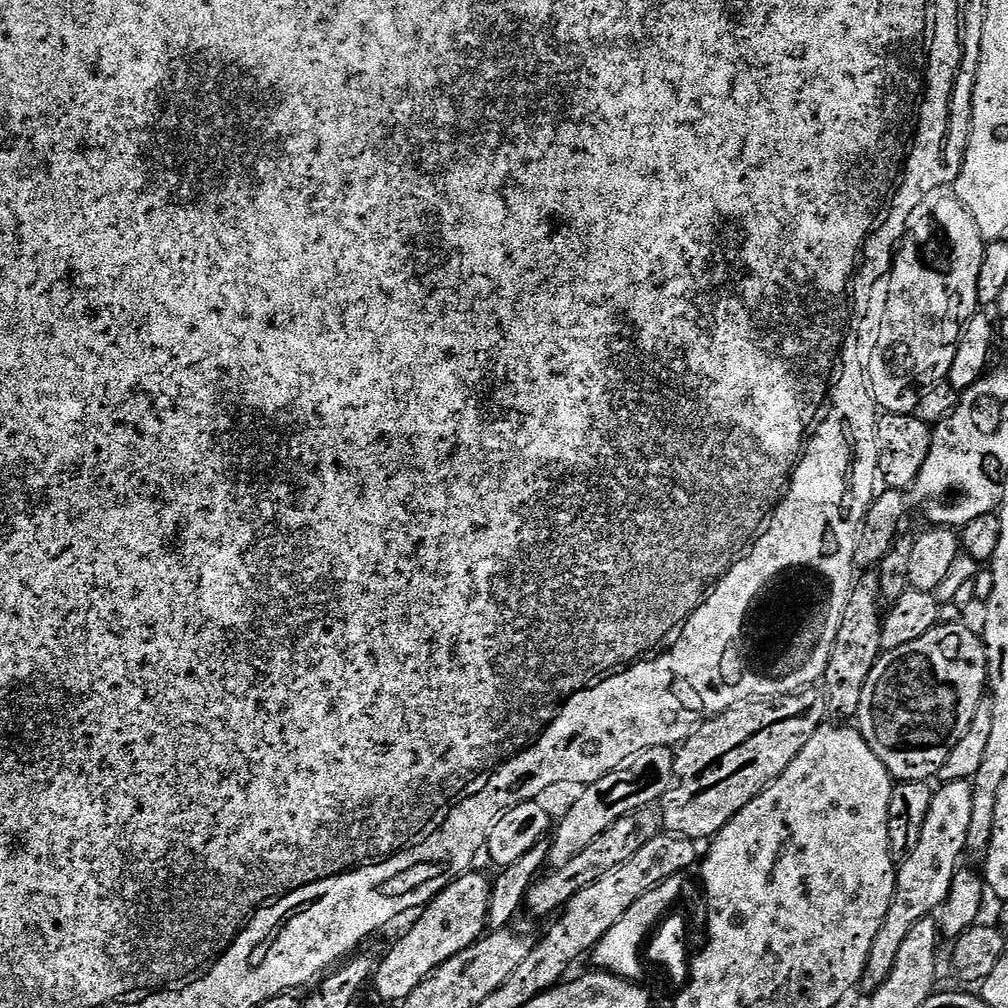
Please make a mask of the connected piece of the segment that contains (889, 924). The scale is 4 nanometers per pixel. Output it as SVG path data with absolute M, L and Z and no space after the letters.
M966 780L941 783L939 787L932 793L930 811L926 813L926 822L922 826L918 846L914 846L914 854L899 861L896 870L896 893L890 902L890 910L886 910L886 922L882 922L878 938L874 938L870 958L859 983L861 989L865 988L865 993L877 992L886 982L886 978L890 978L890 970L894 970L894 958L898 958L902 941L906 939L906 934L910 934L913 926L922 922L922 918L943 909L950 894L950 886L961 867L960 859L966 856L970 817L974 811L973 787Z

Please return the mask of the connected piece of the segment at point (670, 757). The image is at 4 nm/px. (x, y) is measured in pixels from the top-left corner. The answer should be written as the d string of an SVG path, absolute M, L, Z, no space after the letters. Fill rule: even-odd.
M671 747L651 748L624 761L619 768L605 774L598 782L587 785L581 791L584 793L569 806L568 813L561 820L559 817L555 825L548 850L547 867L553 869L566 866L570 858L586 850L586 846L590 846L596 836L601 836L610 826L614 826L614 822L626 818L639 808L663 801L664 795L676 779L675 765L676 758Z

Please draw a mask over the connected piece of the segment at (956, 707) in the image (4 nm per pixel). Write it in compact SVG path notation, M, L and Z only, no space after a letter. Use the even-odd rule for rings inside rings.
M941 622L931 628L922 638L914 638L898 650L881 651L870 678L866 678L862 690L862 702L855 719L862 738L878 754L882 766L886 766L893 781L905 780L931 781L942 770L946 758L962 742L974 722L974 714L985 699L988 688L988 651L983 639L976 636L964 624Z

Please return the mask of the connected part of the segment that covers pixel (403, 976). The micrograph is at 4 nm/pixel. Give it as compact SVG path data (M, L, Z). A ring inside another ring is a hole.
M469 870L453 884L443 888L429 904L425 904L415 917L417 920L413 922L412 929L385 954L384 961L381 959L377 963L372 987L379 998L386 1002L401 1003L417 986L424 983L434 969L442 966L442 962L454 958L454 954L462 954L466 946L485 935L491 897L489 877L479 876L476 870Z

